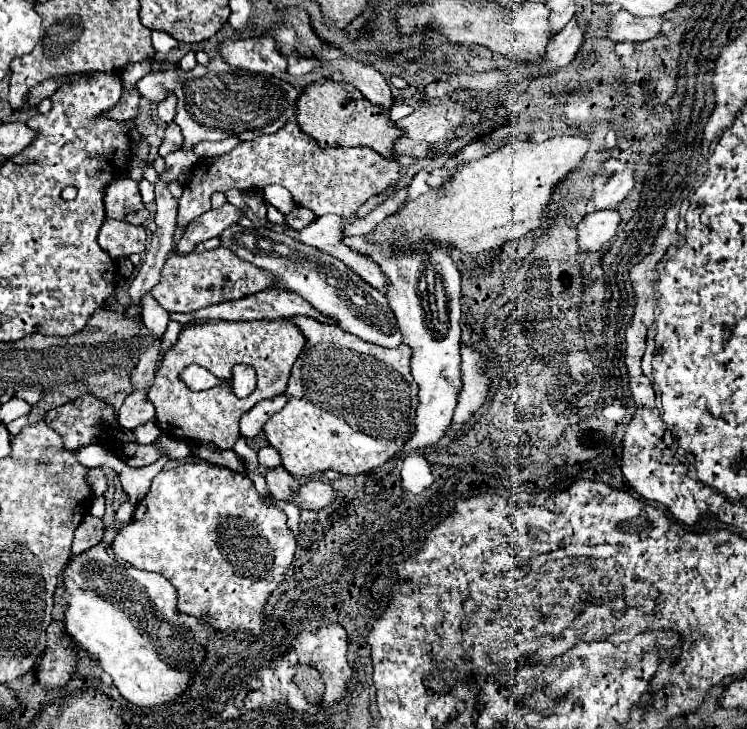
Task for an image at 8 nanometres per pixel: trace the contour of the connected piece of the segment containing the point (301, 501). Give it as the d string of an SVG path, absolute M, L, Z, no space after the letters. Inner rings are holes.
M310 478L308 482L304 482L300 486L300 490L296 490L296 494L292 494L290 502L300 506L300 508L310 508L310 510L318 510L324 508L326 504L330 504L336 498L332 486L320 478Z

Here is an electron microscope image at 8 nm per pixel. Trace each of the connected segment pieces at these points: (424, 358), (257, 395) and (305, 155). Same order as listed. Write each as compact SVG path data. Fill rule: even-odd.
M376 246L372 260L388 278L386 300L396 314L404 342L414 350L412 376L420 386L416 408L416 430L402 452L436 444L454 414L462 390L460 374L460 270L450 250L416 250L416 254L386 254Z
M214 320L198 326L190 326L180 332L178 344L166 352L160 370L156 372L154 384L148 390L148 400L156 406L156 422L162 432L196 442L214 442L220 448L234 448L238 440L238 420L244 412L262 400L284 394L292 364L304 348L302 332L290 320L252 320L252 322L228 322ZM198 364L210 370L218 378L230 378L236 364L252 366L256 370L258 384L254 392L246 398L236 398L232 388L214 386L210 390L194 392L180 382L178 374L188 366Z
M294 122L284 124L276 134L260 136L250 142L240 142L232 152L214 158L202 158L192 166L190 180L184 184L180 198L178 224L186 226L196 216L210 208L212 192L226 192L230 188L254 190L268 184L288 188L298 206L310 208L318 216L338 214L350 218L370 196L394 186L400 178L400 164L388 160L366 146L356 148L320 148L316 140L304 134Z

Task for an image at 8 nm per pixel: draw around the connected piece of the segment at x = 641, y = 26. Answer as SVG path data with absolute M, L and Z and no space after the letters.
M620 10L610 16L608 22L608 40L612 42L644 42L660 34L660 18L636 18L626 10Z

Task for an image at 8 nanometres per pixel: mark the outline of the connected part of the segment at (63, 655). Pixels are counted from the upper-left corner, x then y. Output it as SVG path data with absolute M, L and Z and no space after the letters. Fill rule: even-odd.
M52 622L48 626L48 646L42 656L36 676L48 688L64 686L76 674L76 648L60 640L64 634L64 622Z

